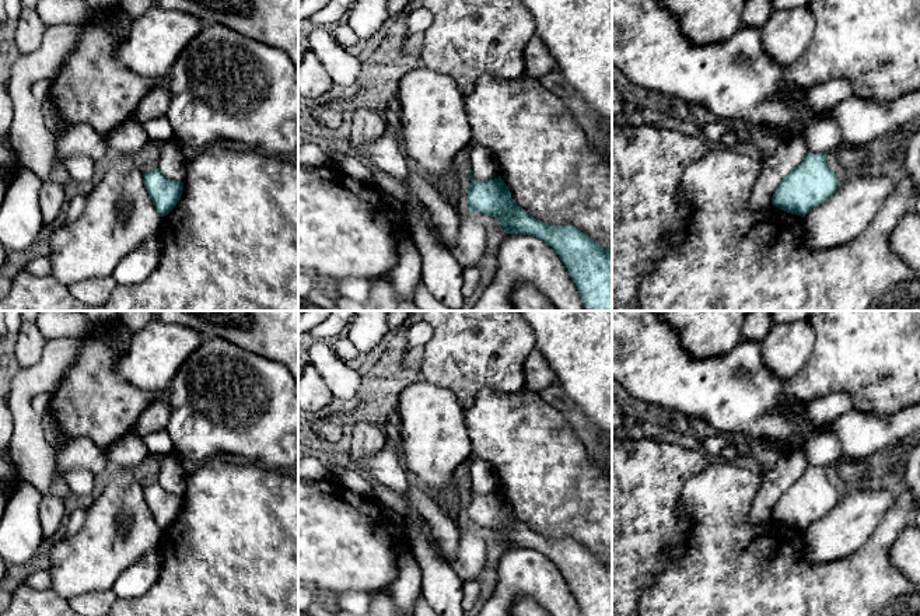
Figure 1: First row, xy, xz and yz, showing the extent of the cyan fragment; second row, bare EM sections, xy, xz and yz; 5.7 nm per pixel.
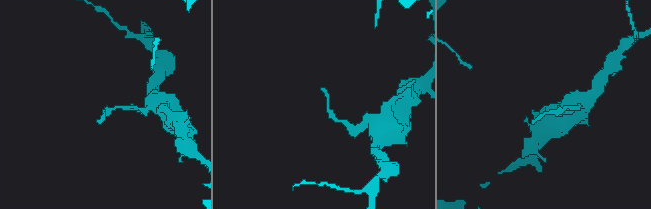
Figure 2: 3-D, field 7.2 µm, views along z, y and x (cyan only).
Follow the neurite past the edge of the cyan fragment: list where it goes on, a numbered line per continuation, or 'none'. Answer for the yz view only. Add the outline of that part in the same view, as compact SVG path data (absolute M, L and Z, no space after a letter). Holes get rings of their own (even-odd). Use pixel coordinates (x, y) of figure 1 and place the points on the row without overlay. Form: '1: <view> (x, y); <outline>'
1: yz (791, 465); M790 449L780 454L777 463L762 476L762 483L749 511L755 525L772 519L772 511L780 496L809 468L802 451Z

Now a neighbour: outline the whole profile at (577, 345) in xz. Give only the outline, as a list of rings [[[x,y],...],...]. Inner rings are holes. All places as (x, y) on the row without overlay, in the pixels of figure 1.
[[[520,311],[567,396],[612,437],[612,311]]]

